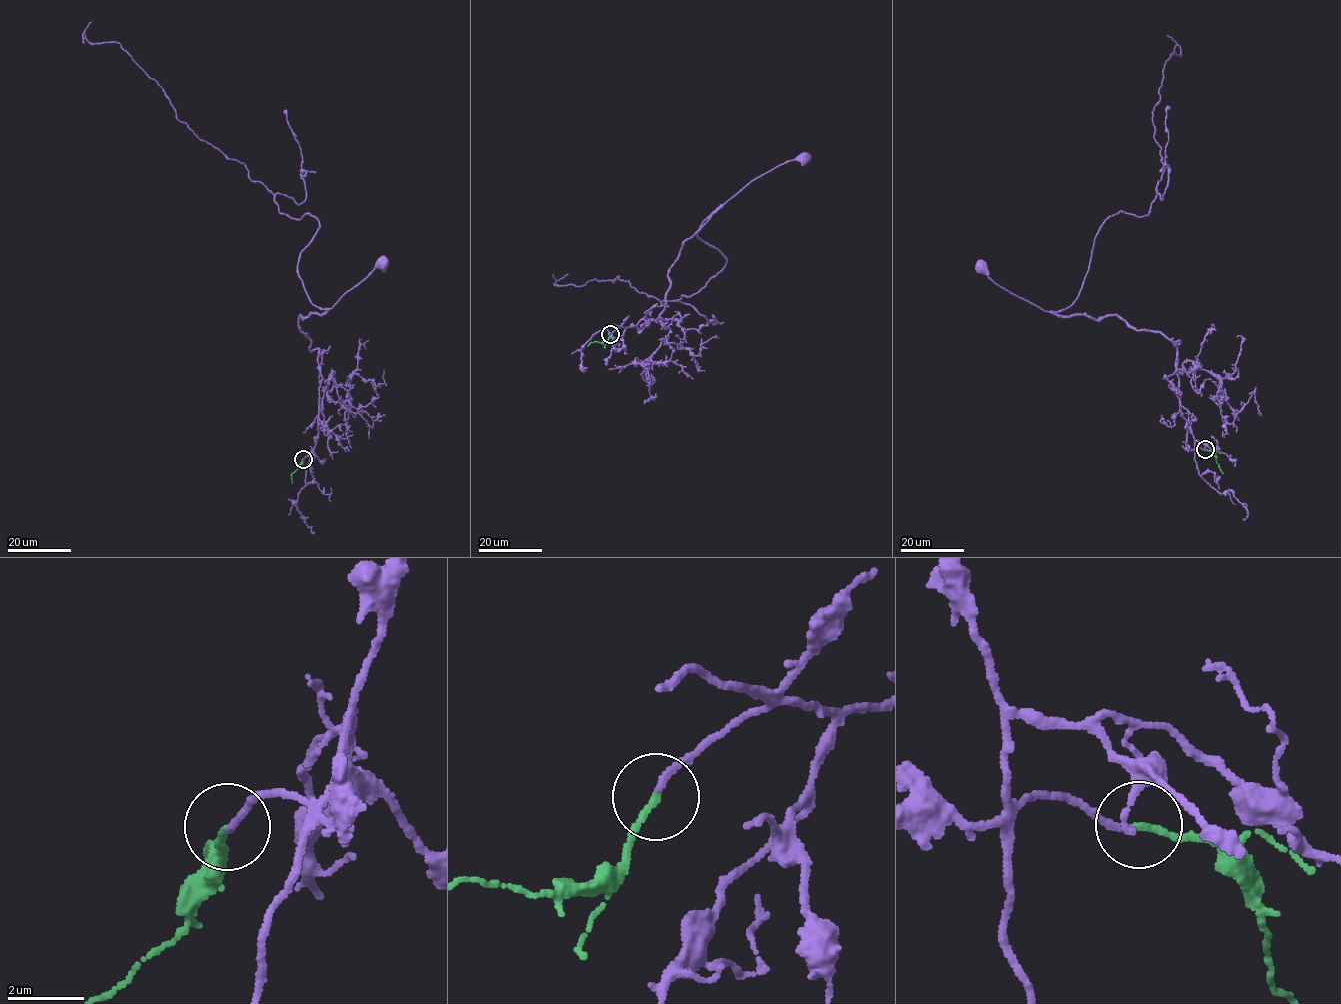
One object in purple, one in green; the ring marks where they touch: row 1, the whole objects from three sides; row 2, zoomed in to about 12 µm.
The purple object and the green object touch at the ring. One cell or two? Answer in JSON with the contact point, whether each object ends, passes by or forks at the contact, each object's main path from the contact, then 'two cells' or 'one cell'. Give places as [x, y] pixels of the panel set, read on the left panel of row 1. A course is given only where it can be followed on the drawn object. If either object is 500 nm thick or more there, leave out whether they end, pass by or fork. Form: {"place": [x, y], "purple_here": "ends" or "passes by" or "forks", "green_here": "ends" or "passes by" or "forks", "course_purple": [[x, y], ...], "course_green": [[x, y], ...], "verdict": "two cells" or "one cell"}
{"place": [303, 459], "purple_here": "ends", "green_here": "ends", "course_purple": [[303, 459], [312, 455], [318, 432], [322, 375], [319, 349], [310, 350], [300, 315], [326, 313], [382, 263]], "course_green": [[303, 459], [291, 474], [292, 483]], "verdict": "one cell"}

